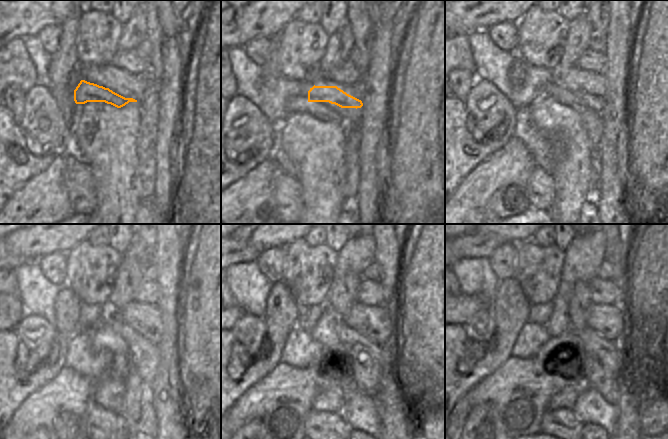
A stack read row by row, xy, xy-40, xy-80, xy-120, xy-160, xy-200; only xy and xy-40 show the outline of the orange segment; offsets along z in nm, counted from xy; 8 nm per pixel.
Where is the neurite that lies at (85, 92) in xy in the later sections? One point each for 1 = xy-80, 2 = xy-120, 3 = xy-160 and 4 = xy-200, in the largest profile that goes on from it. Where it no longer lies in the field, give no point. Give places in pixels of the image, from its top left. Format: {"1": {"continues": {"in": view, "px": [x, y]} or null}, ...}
{"1": {"continues": {"in": "xy-80", "px": [592, 122]}}, "2": {"continues": {"in": "xy-120", "px": [143, 355]}}, "3": {"continues": {"in": "xy-160", "px": [367, 364]}}, "4": {"continues": {"in": "xy-200", "px": [603, 359]}}}

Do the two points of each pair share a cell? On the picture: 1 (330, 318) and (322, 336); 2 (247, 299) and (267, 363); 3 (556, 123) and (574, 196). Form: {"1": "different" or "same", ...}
{"1": "same", "2": "different", "3": "same"}

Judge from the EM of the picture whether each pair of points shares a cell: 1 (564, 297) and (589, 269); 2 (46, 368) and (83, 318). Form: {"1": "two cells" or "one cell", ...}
{"1": "one cell", "2": "one cell"}

